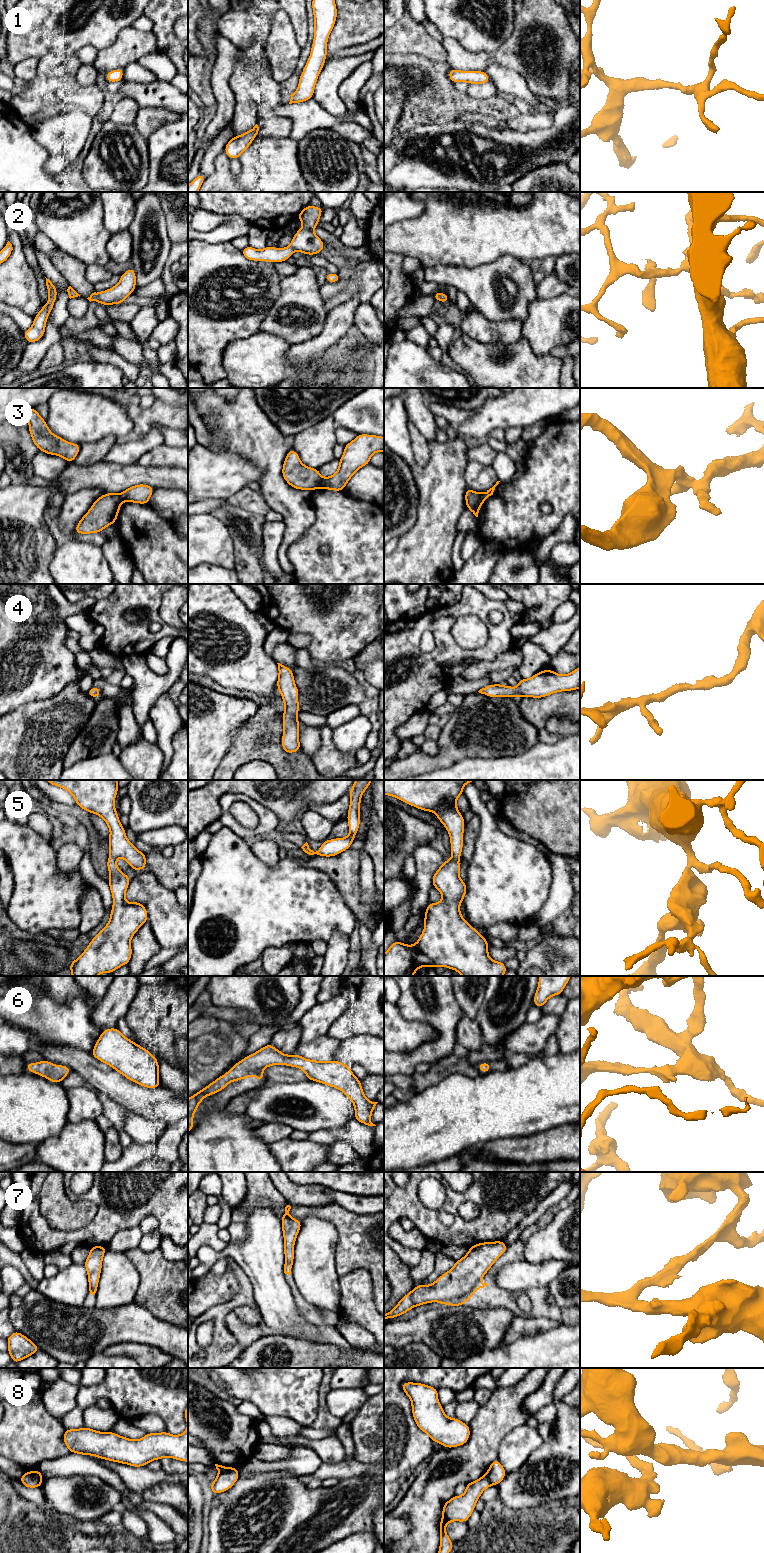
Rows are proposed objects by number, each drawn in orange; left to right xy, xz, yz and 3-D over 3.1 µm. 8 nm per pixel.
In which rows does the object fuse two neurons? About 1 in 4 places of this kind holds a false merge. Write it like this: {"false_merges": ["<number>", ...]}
{"false_merges": ["3", "8"]}

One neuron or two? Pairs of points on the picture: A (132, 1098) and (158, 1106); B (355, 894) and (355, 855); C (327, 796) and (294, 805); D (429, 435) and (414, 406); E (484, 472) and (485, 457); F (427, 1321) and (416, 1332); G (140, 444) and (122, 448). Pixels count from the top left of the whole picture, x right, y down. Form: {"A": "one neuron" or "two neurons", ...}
{"A": "one neuron", "B": "one neuron", "C": "one neuron", "D": "one neuron", "E": "two neurons", "F": "one neuron", "G": "one neuron"}

